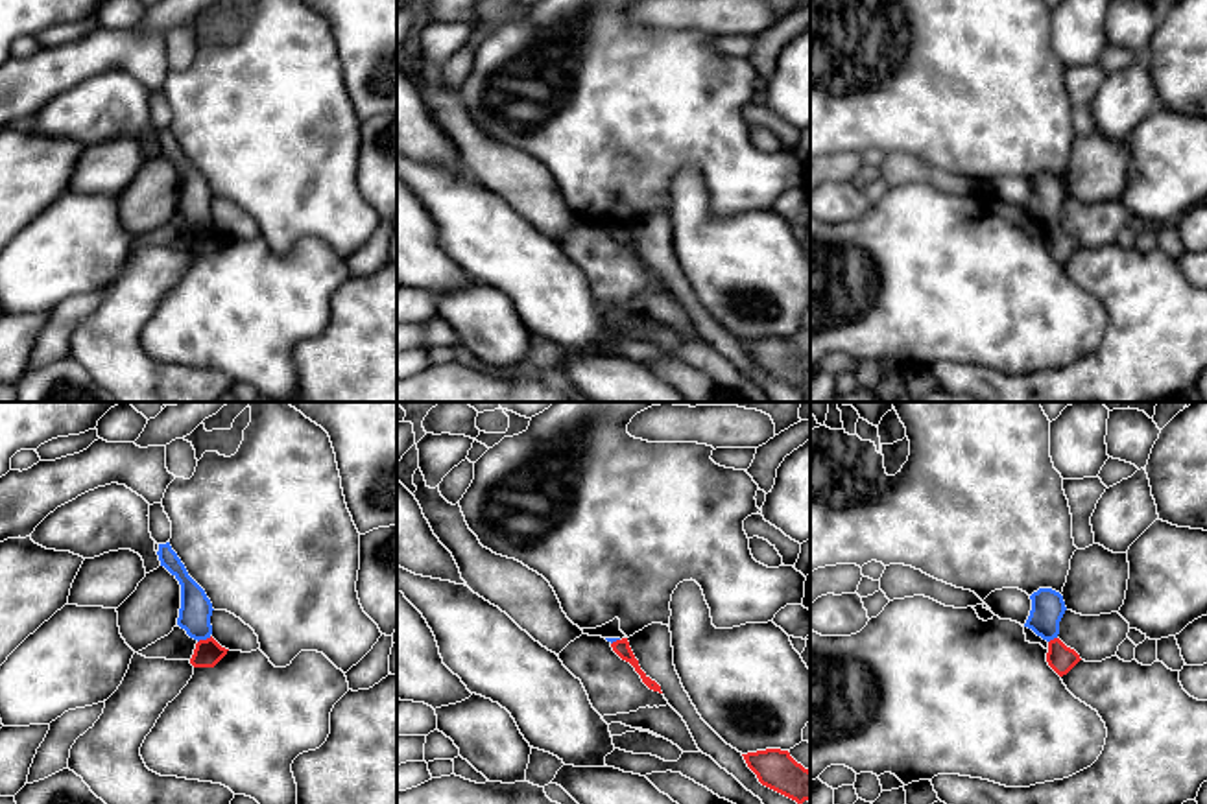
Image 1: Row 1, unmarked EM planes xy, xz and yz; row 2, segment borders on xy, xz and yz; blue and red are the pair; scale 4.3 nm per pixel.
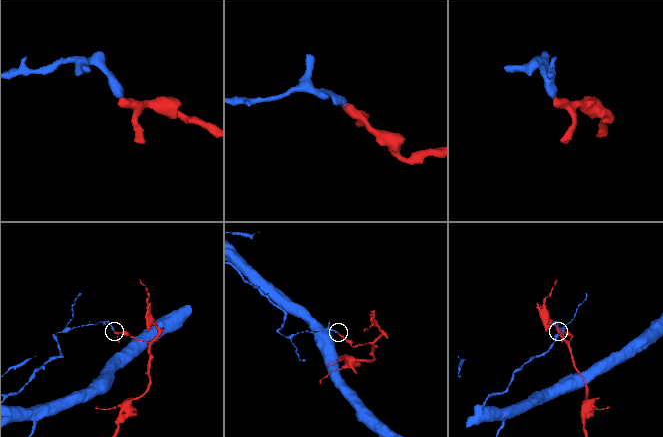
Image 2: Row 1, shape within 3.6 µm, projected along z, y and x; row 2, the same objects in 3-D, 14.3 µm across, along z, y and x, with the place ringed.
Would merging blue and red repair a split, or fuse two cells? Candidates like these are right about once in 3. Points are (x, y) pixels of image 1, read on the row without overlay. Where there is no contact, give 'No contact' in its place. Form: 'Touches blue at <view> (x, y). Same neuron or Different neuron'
Touches blue at xy (203, 225). Different neuron

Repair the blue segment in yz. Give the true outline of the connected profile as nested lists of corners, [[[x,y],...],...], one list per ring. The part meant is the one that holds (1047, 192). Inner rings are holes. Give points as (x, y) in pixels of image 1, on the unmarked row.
[[[1039,175],[1030,183],[1032,197],[1024,214],[1050,229],[1059,221],[1059,208],[1067,197],[1063,183],[1052,175]]]

